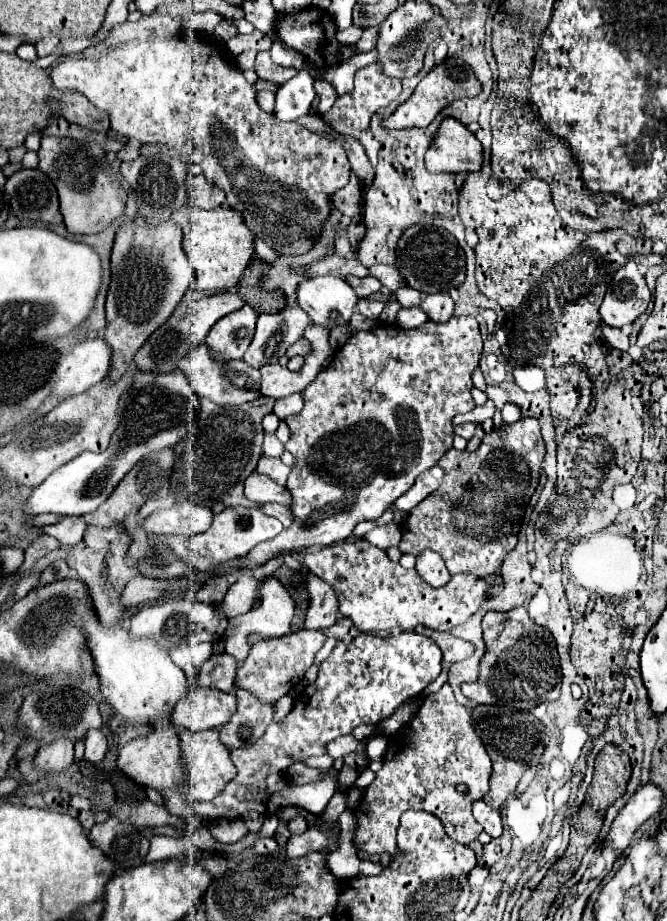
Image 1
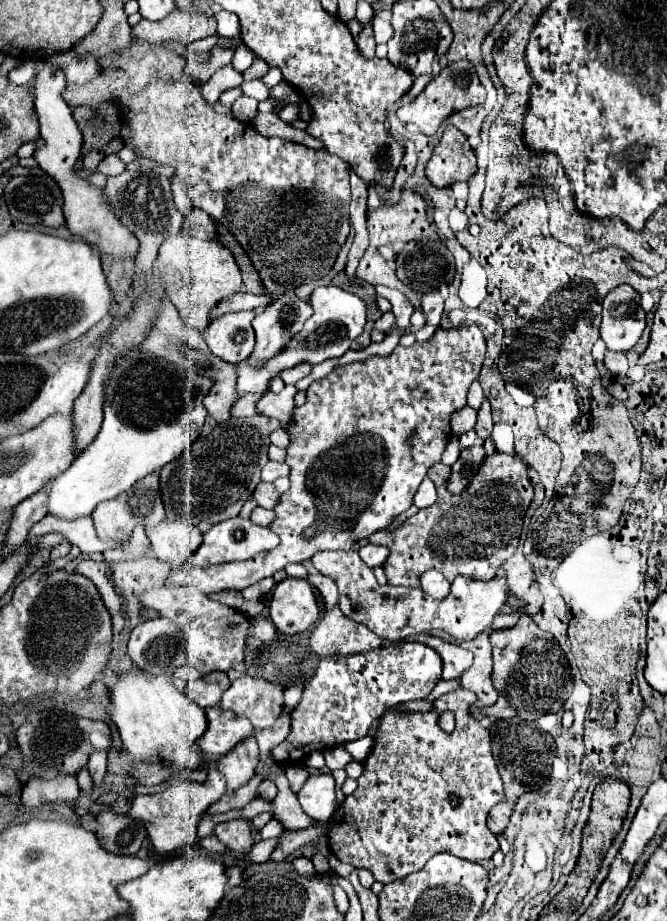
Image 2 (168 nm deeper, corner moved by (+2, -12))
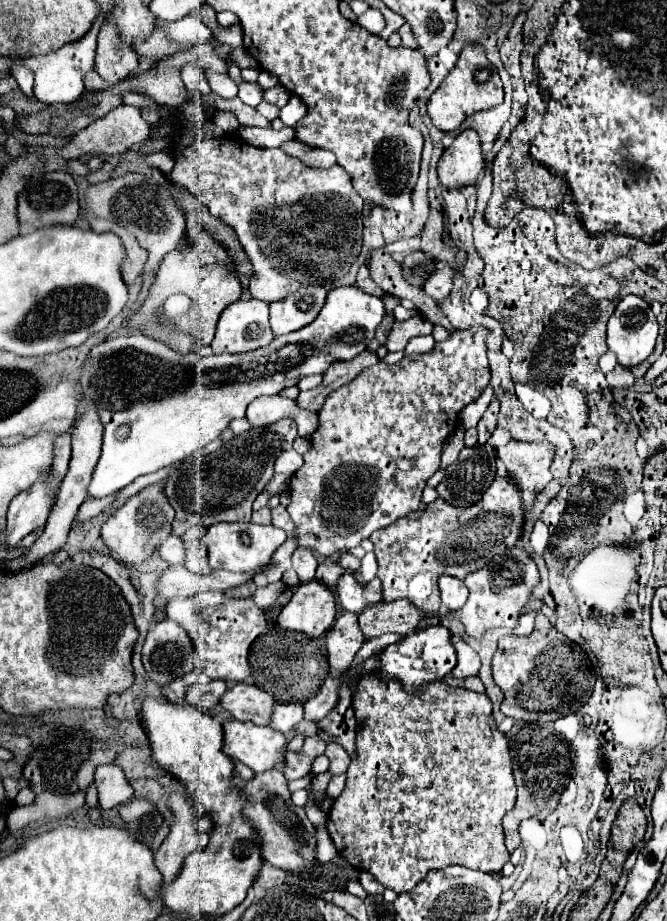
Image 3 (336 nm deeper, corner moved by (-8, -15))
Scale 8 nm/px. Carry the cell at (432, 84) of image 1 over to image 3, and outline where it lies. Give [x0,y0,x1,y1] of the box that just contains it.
[428,44,504,132]

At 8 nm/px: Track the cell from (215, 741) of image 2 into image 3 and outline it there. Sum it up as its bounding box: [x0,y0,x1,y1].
[224,720,288,774]

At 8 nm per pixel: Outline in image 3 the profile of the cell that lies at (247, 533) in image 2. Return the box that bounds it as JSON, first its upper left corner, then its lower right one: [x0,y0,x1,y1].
[202,522,286,572]

